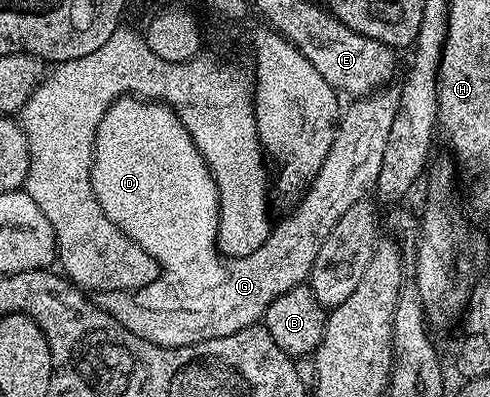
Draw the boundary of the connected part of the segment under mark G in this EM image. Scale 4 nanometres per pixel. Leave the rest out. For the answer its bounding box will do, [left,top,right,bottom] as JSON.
[93,88,398,348]

